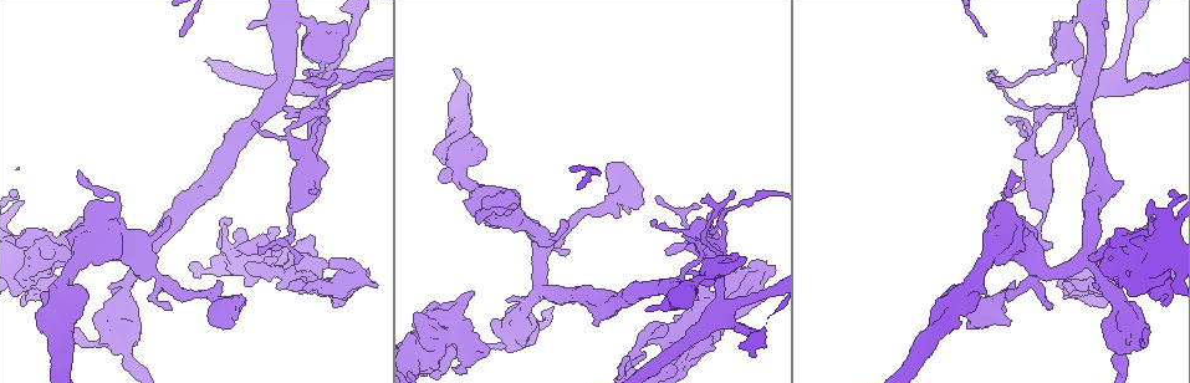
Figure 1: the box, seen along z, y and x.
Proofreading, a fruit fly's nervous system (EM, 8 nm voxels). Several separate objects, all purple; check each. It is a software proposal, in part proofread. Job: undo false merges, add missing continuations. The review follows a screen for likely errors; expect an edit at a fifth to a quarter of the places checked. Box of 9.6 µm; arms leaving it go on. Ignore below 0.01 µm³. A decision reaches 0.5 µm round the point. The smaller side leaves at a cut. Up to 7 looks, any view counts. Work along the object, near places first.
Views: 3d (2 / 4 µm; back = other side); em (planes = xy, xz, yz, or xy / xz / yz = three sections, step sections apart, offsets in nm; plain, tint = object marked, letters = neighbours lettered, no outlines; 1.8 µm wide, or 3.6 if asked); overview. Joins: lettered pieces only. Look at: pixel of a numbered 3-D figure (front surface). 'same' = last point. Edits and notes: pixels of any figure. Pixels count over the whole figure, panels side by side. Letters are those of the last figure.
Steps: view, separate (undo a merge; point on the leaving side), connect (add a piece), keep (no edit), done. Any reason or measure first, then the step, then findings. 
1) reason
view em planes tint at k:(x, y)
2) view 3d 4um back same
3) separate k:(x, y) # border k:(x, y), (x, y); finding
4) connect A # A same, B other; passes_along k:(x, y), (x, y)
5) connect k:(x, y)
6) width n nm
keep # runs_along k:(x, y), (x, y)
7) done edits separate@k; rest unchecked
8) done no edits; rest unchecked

stops while still wide
view em yz step 16 tint at 1:(368, 272)

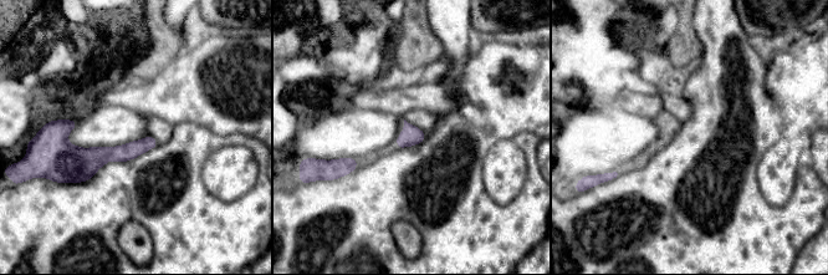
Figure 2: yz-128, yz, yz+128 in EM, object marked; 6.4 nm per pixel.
see the neighbours
view em yz step 16 letters same

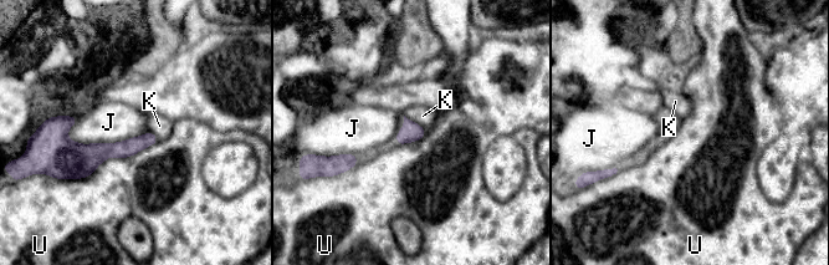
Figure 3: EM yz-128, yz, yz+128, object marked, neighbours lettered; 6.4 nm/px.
keep # J other, K other, U other; no lettered piece goes on from it

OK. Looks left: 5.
thin neck
view em planes letters at 1:(323, 107)

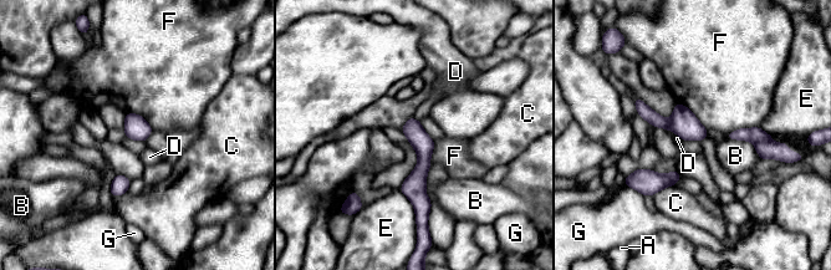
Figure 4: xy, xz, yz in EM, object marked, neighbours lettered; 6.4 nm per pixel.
longest_contact B 260 nm
separate 4:(754, 134) # A other, B other, C other, D other, E other, F other, G other; two neurons meet here

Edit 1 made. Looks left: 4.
done edits separate@4; rest unchecked

